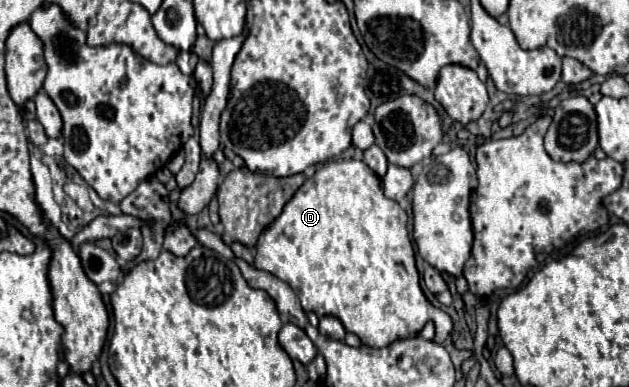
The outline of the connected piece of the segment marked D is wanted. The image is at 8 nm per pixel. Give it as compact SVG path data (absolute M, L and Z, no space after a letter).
M331 160L327 162L325 166L321 166L311 178L305 180L305 184L293 194L293 198L285 204L281 216L259 236L259 242L257 242L257 256L255 256L255 268L257 270L265 270L273 276L277 276L279 280L287 282L293 292L299 296L301 300L301 306L305 312L315 312L317 316L335 316L341 320L341 324L345 326L347 332L353 332L361 338L361 344L365 346L371 346L371 348L385 348L389 346L391 342L395 340L401 340L401 338L409 338L413 336L417 330L421 330L427 322L433 322L435 324L435 340L439 344L443 344L443 340L448 338L453 328L453 320L447 312L443 312L441 308L433 306L423 290L421 290L421 284L419 284L419 272L417 272L417 266L415 266L415 252L413 252L413 244L409 240L408 215L405 214L405 210L395 202L395 200L389 200L383 192L381 192L381 180L379 176L363 162L363 160Z

